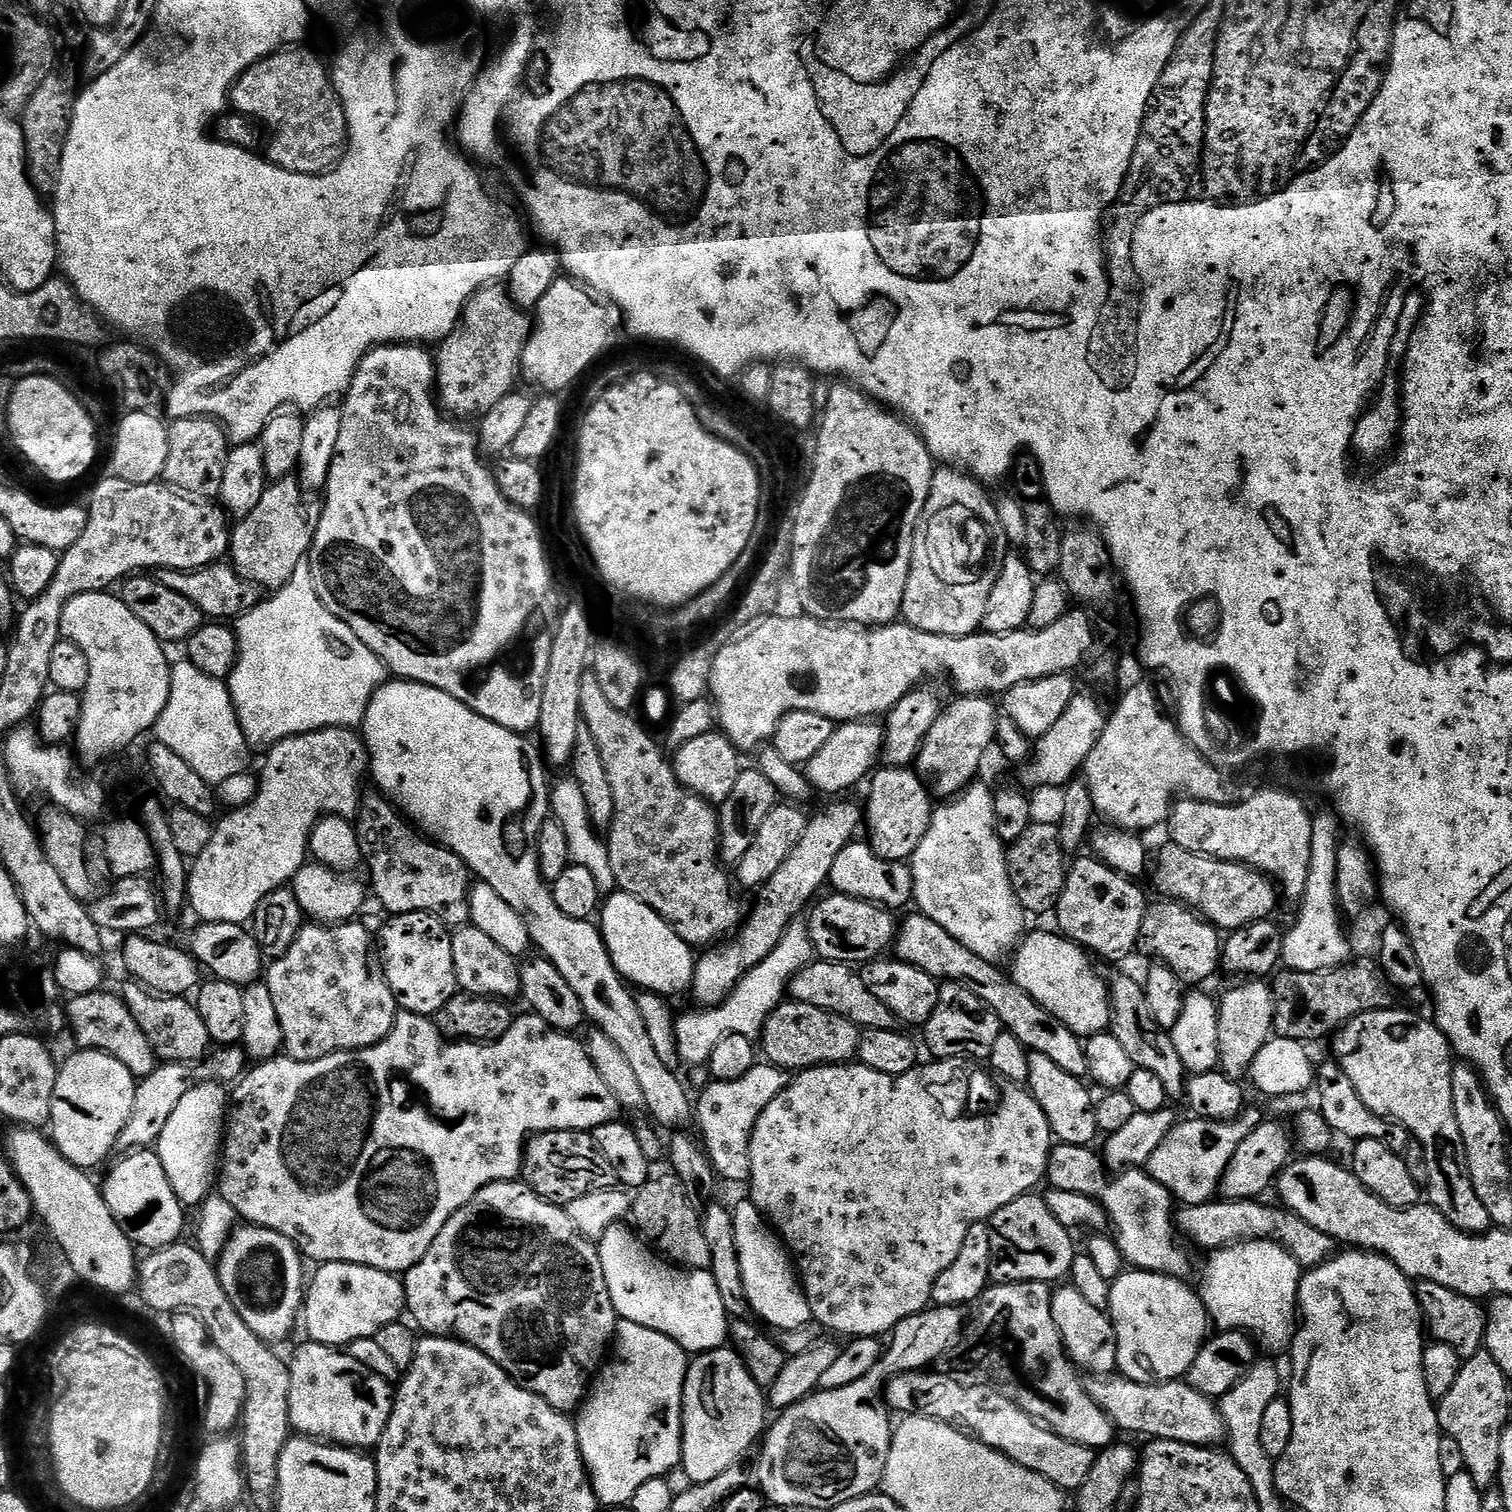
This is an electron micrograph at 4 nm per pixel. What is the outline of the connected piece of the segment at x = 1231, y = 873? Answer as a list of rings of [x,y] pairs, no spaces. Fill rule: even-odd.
[[[1171,842],[1165,844],[1156,860],[1156,873],[1152,876],[1161,897],[1188,905],[1225,933],[1267,920],[1273,915],[1278,888],[1263,872],[1249,868],[1247,864],[1232,864],[1229,860],[1219,860],[1203,852],[1191,852]]]

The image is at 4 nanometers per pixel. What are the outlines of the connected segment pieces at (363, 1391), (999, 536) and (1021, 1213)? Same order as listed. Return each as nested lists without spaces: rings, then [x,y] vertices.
[[[303,1342],[290,1356],[290,1422],[293,1433],[307,1436],[317,1442],[327,1442],[341,1448],[372,1450],[379,1444],[390,1422],[394,1388],[378,1374],[366,1370],[362,1362],[354,1362],[347,1351],[332,1348],[329,1344]]]
[[[944,466],[932,479],[931,498],[924,511],[922,531],[912,555],[910,578],[906,584],[903,619],[918,630],[943,636],[970,636],[981,631],[986,602],[1004,566],[1004,557],[1009,555],[1010,545],[1007,534],[999,521],[997,505],[984,493],[985,485],[973,478],[967,471]]]
[[[1029,1194],[1014,1198],[1002,1210],[992,1215],[990,1221],[990,1274],[993,1285],[1011,1281],[1042,1282],[1055,1285],[1069,1275],[1078,1248],[1072,1241],[1073,1233],[1050,1214],[1043,1195]]]

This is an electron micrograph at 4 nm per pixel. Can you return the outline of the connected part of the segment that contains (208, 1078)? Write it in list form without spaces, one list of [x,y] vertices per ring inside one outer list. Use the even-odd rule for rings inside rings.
[[[228,1046],[217,1052],[220,1052],[217,1056],[212,1056],[209,1060],[202,1061],[201,1064],[192,1064],[196,1062],[161,1063],[150,1075],[143,1077],[137,1083],[132,1117],[128,1119],[124,1127],[124,1136],[126,1144],[128,1140],[129,1149],[148,1150],[156,1145],[160,1141],[166,1122],[170,1122],[170,1114],[174,1114],[178,1102],[182,1102],[182,1097],[190,1094],[190,1090],[196,1084],[214,1083],[228,1086],[243,1077],[246,1071],[243,1047]]]

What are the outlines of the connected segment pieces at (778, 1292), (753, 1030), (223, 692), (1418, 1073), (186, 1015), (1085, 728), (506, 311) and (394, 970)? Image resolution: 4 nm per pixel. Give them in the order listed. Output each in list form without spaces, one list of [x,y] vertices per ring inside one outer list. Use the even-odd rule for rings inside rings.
[[[744,1198],[744,1201],[734,1208],[732,1221],[734,1222],[743,1286],[751,1311],[757,1312],[761,1316],[759,1319],[769,1329],[776,1328],[780,1332],[798,1330],[799,1327],[812,1322],[810,1302],[804,1293],[803,1284],[800,1283],[793,1257],[779,1235],[770,1230],[769,1221],[765,1220],[764,1215],[757,1210],[751,1199]]]
[[[800,922],[793,923],[784,933],[779,948],[757,968],[753,968],[719,1008],[688,1012],[677,1019],[676,1049],[681,1061],[685,1065],[690,1064],[689,1066],[704,1066],[707,1065],[710,1054],[714,1054],[714,1046],[730,1038],[730,1034],[759,1037],[767,1026],[767,1020],[771,1018],[772,1012],[785,1002],[788,984],[808,964],[813,963],[813,960],[812,937],[809,936],[807,927]]]
[[[186,658],[172,664],[170,698],[156,723],[154,740],[170,746],[190,770],[195,770],[213,786],[226,782],[226,778],[234,778],[234,774],[242,774],[249,767],[250,749],[227,683],[202,674],[202,670]]]
[[[1393,1006],[1358,1014],[1338,1029],[1331,1037],[1331,1044],[1331,1059],[1354,1082],[1358,1098],[1374,1114],[1403,1126],[1426,1152],[1430,1166],[1427,1203],[1458,1230],[1469,1234],[1489,1231],[1493,1227],[1492,1219],[1478,1194],[1474,1194],[1462,1130],[1458,1130],[1458,1114],[1454,1114],[1454,1089],[1450,1086],[1454,1053],[1442,1029],[1431,1019],[1423,1020]]]
[[[128,982],[122,991],[124,1004],[130,1010],[134,1022],[138,1022],[142,1034],[156,1048],[156,1055],[168,1058],[173,1052],[176,1058],[192,1058],[196,1048],[209,1047],[210,1041],[206,1022],[202,1022],[202,1014],[198,1014],[195,1003],[191,999],[181,996],[162,996],[149,991],[137,982]]]
[[[1077,694],[1073,696],[1070,706],[1066,706],[1066,714],[1050,726],[1050,730],[1044,736],[1039,737],[1034,744],[1034,761],[1028,762],[1019,769],[1020,780],[1023,787],[1036,788],[1039,784],[1045,784],[1048,788],[1059,789],[1068,785],[1074,777],[1083,769],[1086,758],[1090,758],[1090,750],[1098,746],[1098,738],[1102,738],[1106,712],[1100,709],[1100,704],[1092,696]]]
[[[489,286],[476,292],[468,300],[456,329],[439,345],[440,353],[437,351],[434,356],[435,391],[443,411],[456,418],[482,418],[494,410],[494,406],[517,387],[516,375],[522,372],[524,347],[533,323],[533,317],[512,301],[507,287]]]
[[[428,912],[393,915],[389,920],[392,921],[385,926],[384,933],[378,936],[386,982],[403,1011],[435,1017],[436,1012],[442,1010],[442,1006],[446,1006],[446,1002],[450,1002],[458,992],[452,932],[447,924]]]

